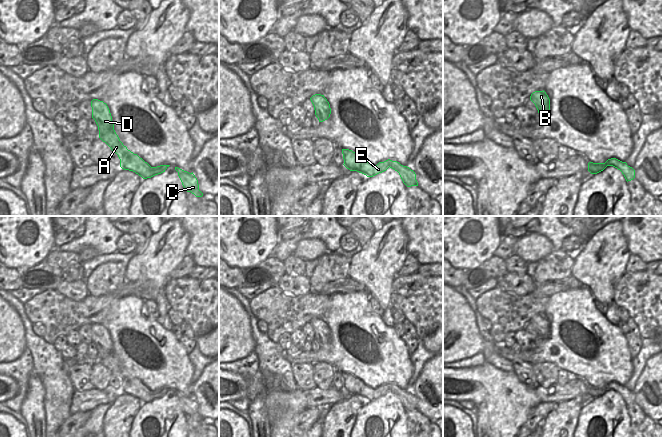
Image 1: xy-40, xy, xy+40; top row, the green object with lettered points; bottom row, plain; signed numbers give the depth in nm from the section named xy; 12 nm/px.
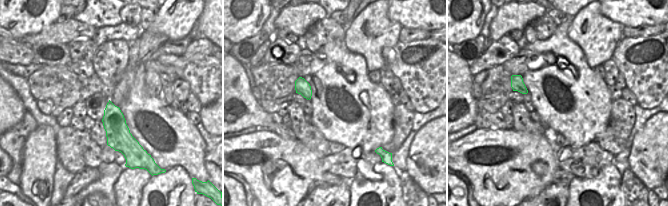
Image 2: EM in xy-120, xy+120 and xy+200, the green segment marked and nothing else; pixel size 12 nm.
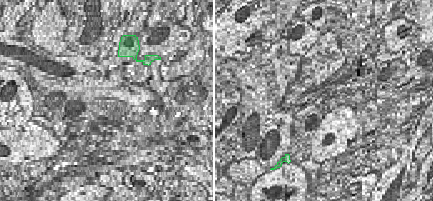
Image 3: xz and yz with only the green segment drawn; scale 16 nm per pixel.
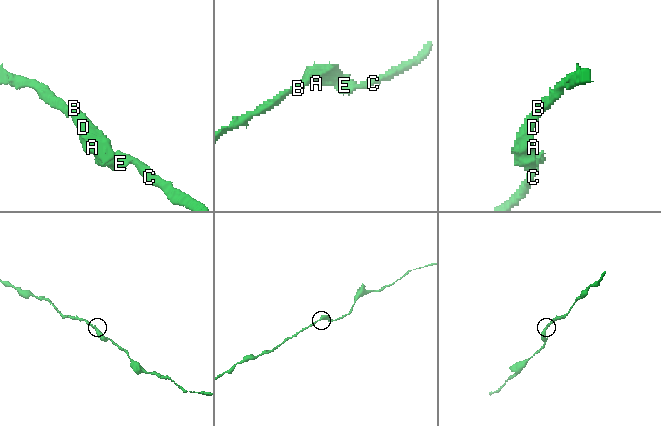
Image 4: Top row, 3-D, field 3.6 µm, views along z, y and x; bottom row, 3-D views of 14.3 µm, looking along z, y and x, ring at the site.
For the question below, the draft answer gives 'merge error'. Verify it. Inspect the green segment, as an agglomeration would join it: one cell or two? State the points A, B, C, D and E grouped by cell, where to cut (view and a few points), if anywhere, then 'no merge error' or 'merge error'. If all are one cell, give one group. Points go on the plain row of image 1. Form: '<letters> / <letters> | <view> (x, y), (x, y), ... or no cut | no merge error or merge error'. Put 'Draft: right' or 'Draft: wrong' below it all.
A B C D E | no cut | no merge error
Draft: wrong

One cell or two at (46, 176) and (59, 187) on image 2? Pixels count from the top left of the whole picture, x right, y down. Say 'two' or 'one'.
two

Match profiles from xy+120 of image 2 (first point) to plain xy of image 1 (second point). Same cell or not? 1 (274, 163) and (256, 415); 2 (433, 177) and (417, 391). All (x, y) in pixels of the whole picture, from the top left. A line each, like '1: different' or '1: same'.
1: different
2: same

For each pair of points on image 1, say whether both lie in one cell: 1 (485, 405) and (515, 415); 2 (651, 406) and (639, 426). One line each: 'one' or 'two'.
1: one
2: two

